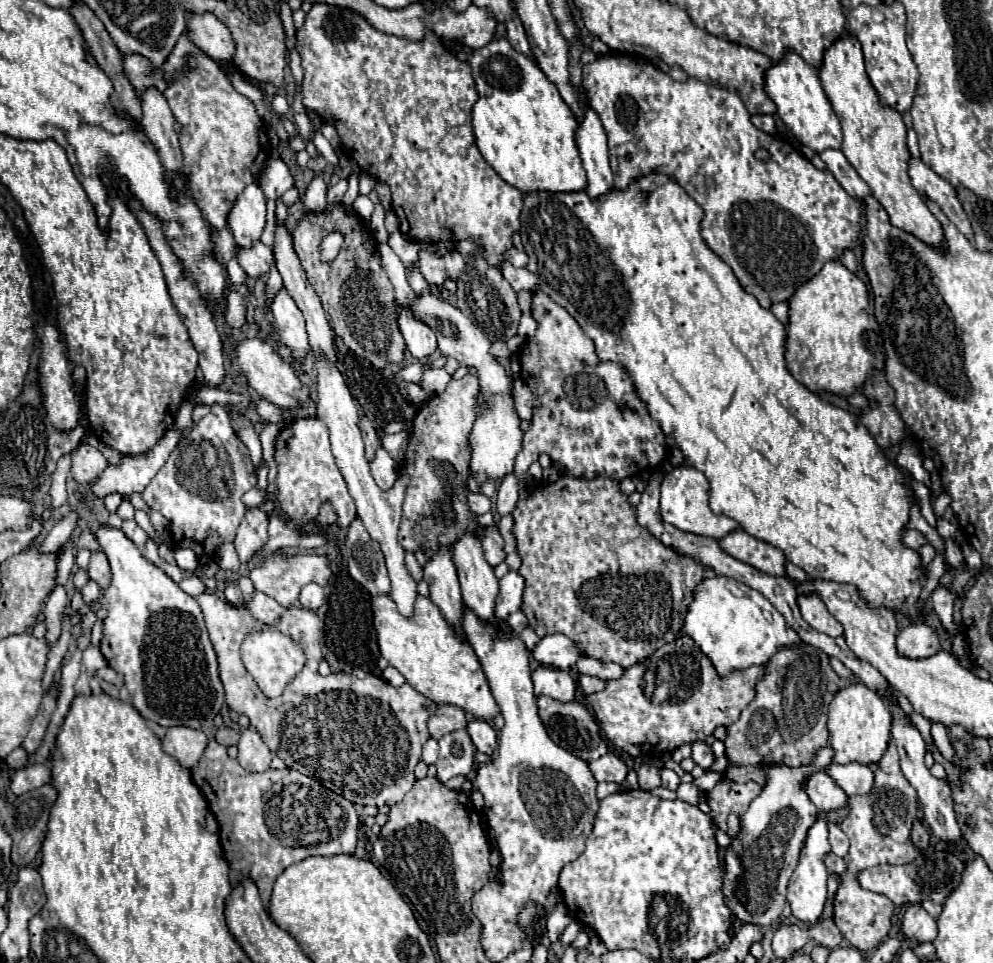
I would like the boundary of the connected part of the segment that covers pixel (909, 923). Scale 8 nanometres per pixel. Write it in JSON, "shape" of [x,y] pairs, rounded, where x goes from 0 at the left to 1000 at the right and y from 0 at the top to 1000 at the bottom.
{"shape":[[[918,939],[910,947],[908,968],[916,974],[922,974],[926,980],[928,978],[941,978],[941,974],[943,974],[943,955],[926,939]]]}

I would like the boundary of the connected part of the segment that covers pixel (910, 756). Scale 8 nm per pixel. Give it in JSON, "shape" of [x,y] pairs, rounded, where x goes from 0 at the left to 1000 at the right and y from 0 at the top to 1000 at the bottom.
{"shape":[[[898,731],[898,746],[900,746],[900,752],[898,752],[898,768],[904,777],[904,783],[906,783],[906,795],[908,795],[908,802],[912,806],[912,810],[922,818],[924,822],[924,831],[926,831],[926,837],[928,837],[928,843],[931,843],[931,852],[933,856],[937,858],[939,866],[951,874],[965,874],[969,870],[969,864],[967,864],[967,858],[963,854],[963,847],[961,847],[961,833],[959,833],[959,822],[957,822],[957,816],[953,810],[945,810],[937,804],[937,800],[931,795],[931,783],[933,783],[933,773],[931,773],[931,766],[928,762],[922,758],[922,754],[912,754],[912,750],[908,750],[908,741],[910,737],[904,733],[904,731]]]}

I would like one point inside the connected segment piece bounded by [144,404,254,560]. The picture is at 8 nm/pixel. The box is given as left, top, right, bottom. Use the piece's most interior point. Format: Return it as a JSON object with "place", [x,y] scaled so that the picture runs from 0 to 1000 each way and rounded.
{"place":[200,507]}

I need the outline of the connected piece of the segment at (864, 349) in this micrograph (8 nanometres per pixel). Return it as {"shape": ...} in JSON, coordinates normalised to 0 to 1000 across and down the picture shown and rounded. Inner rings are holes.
{"shape":[[[844,270],[832,272],[820,289],[810,293],[794,318],[792,380],[818,407],[832,405],[854,411],[876,393],[878,382],[890,382],[886,339],[876,326],[874,299]]]}

